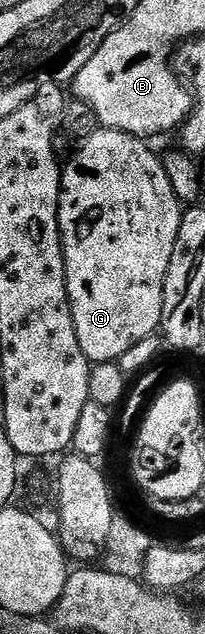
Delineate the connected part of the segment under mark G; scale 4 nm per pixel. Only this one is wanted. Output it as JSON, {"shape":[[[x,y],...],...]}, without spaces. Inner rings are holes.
{"shape":[[[99,128],[91,138],[85,139],[82,146],[74,154],[74,159],[65,163],[62,171],[62,195],[58,205],[58,227],[62,233],[62,251],[64,252],[64,268],[66,269],[66,287],[68,300],[72,308],[72,320],[76,324],[76,340],[80,340],[80,348],[84,356],[92,364],[96,362],[117,362],[132,344],[140,344],[140,340],[155,337],[162,324],[164,308],[164,280],[168,276],[168,264],[172,264],[172,248],[176,248],[176,232],[180,232],[183,203],[178,201],[178,193],[172,188],[172,180],[168,180],[168,172],[164,172],[161,157],[146,147],[147,143],[135,134],[125,134],[119,130]]]}

